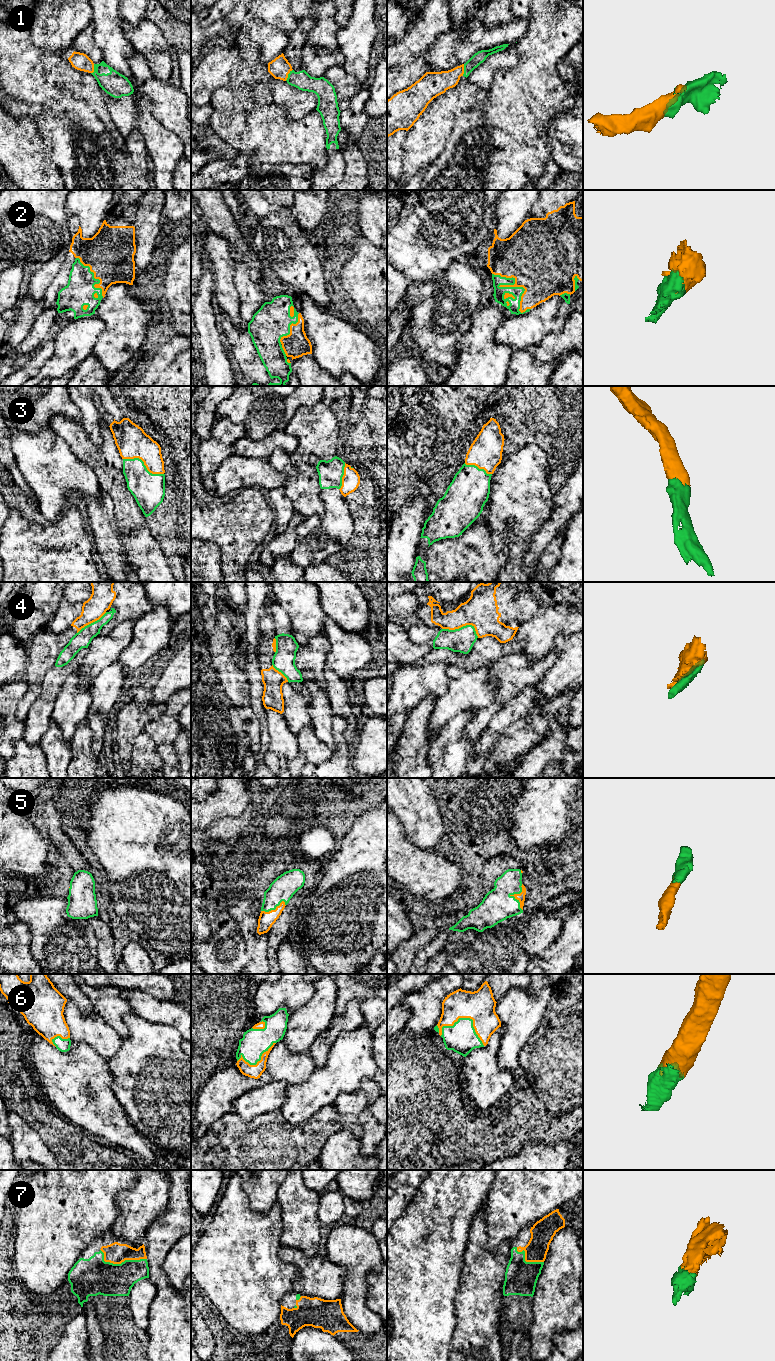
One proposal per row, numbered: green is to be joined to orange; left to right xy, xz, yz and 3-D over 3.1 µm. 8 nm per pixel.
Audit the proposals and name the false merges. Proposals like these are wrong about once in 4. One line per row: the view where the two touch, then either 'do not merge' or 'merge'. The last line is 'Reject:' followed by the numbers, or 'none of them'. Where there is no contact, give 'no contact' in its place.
1: contact in xz; merge
2: contact in yz; merge
3: contact in xy; merge
4: contact in yz; do not merge
5: contact in yz; merge
6: contact in yz; merge
7: contact in xy; merge
Reject: 4

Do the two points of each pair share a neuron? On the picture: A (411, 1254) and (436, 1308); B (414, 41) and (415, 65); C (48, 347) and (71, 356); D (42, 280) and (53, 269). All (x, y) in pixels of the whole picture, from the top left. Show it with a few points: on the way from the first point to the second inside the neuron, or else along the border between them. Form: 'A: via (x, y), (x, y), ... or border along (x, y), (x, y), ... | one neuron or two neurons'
A: via (411, 1267), (411, 1283), (423, 1295) | one neuron
B: border along (424, 52), (417, 55), (404, 66), (397, 68) | two neurons
C: border along (52, 336), (54, 343), (53, 354), (40, 367) | two neurons
D: via (45, 277), (50, 272) | one neuron

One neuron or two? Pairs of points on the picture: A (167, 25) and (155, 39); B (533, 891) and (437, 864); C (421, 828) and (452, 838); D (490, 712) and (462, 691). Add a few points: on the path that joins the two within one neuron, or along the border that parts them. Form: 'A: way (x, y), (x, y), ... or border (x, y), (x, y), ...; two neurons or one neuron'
A: border (146, 17), (161, 30), (167, 47), (170, 50); two neurons
B: border (452, 861), (461, 871), (461, 882), (457, 890); two neurons
C: border (441, 810), (440, 842); two neurons
D: border (497, 688), (493, 699), (474, 715); two neurons

